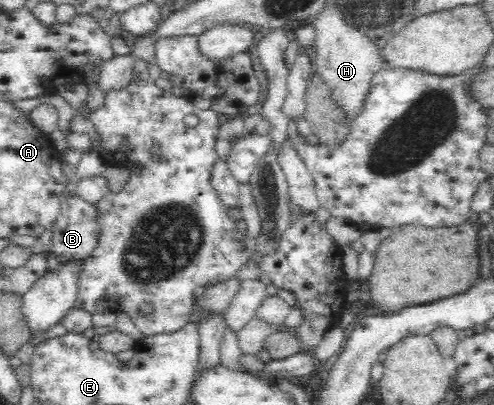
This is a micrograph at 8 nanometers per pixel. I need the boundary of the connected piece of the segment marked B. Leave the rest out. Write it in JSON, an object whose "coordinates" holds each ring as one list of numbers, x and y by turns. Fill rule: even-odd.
{"coordinates":[[63,191,59,195,60,210,52,228,52,240,50,240,50,254,56,256,56,260,63,266,70,266,72,261,84,261,89,258,98,244,98,225,94,222,94,205,82,200,77,194,68,194]]}

